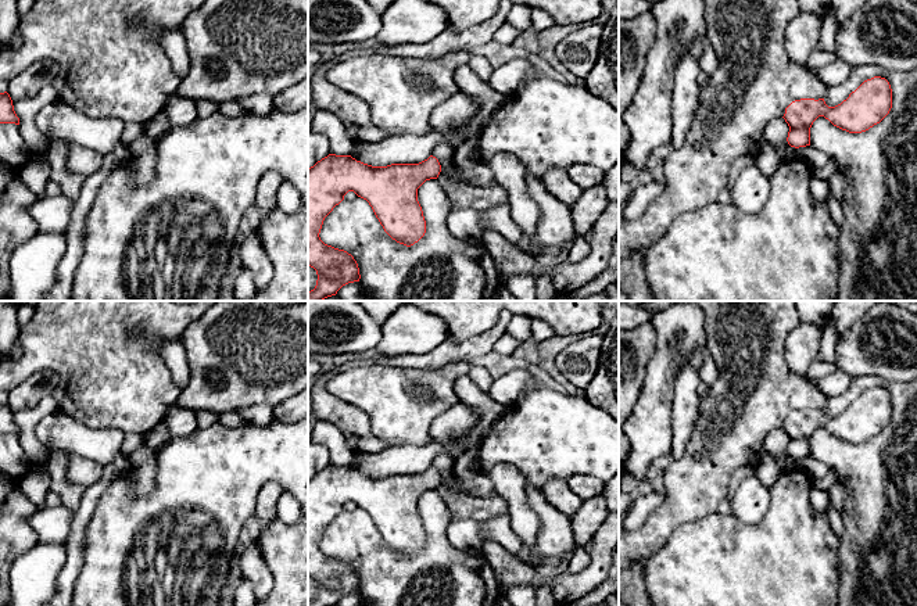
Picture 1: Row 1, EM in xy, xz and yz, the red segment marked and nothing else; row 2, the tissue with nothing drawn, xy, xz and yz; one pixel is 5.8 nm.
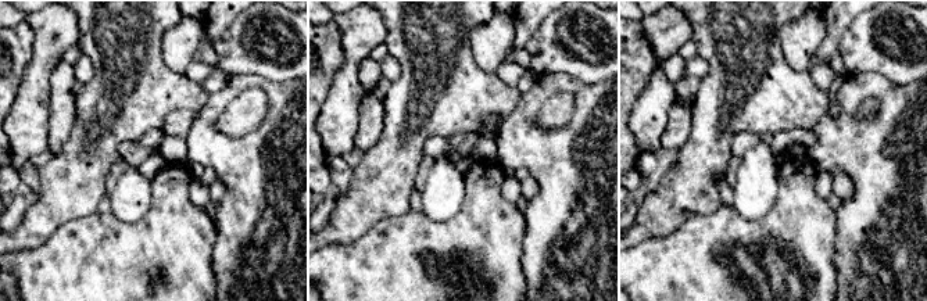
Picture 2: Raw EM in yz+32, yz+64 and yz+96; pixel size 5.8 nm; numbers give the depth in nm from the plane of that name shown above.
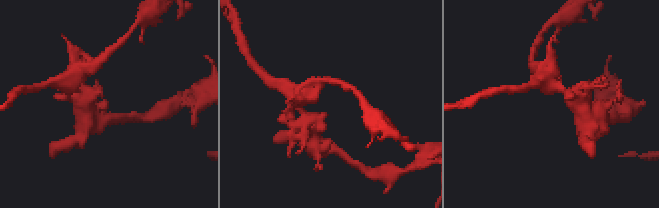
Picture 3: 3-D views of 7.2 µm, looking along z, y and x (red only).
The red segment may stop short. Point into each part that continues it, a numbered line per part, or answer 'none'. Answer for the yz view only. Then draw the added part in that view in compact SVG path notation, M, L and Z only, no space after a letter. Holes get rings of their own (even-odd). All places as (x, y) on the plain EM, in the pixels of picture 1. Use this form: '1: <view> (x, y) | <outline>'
none

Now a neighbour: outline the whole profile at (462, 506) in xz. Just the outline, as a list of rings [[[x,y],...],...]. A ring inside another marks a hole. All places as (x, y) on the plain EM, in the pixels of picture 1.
[[[440,453],[433,459],[431,466],[436,467],[441,476],[441,483],[436,490],[445,501],[452,520],[474,519],[479,521],[488,520],[494,516],[509,514],[508,502],[499,495],[492,498],[477,498],[459,492],[452,487],[455,459],[449,455]]]

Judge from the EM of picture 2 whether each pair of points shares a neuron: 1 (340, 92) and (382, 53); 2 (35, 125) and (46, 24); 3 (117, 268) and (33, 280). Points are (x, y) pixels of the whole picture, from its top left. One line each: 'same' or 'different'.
1: different
2: same
3: same

